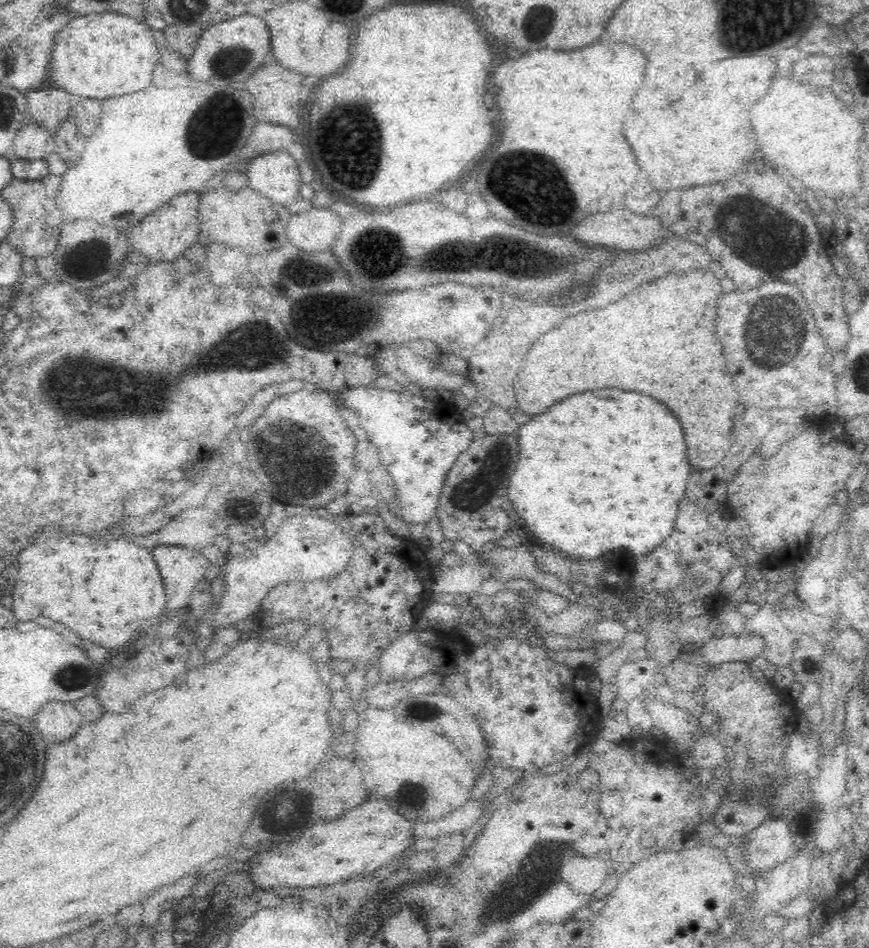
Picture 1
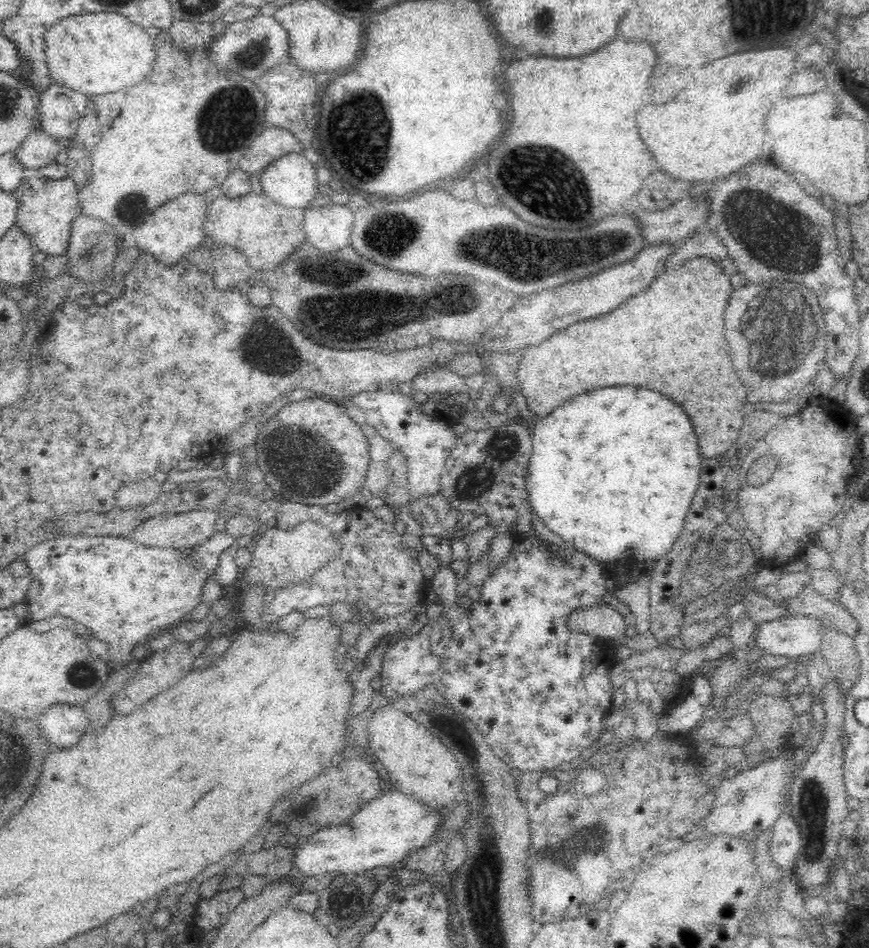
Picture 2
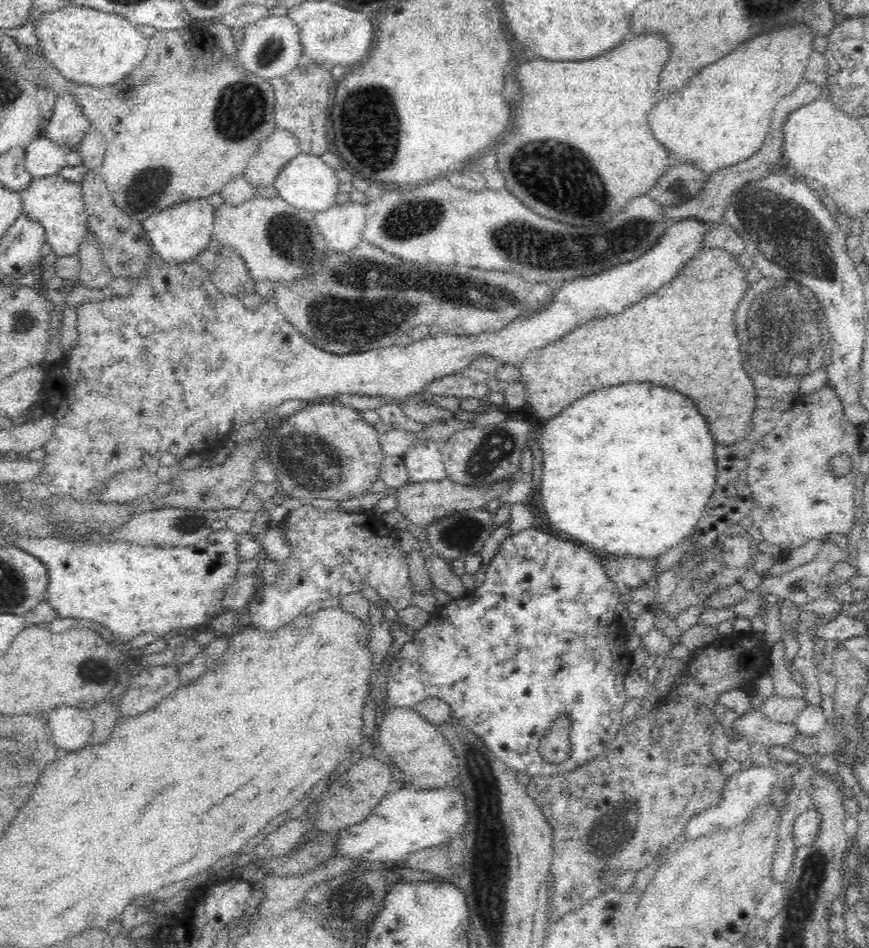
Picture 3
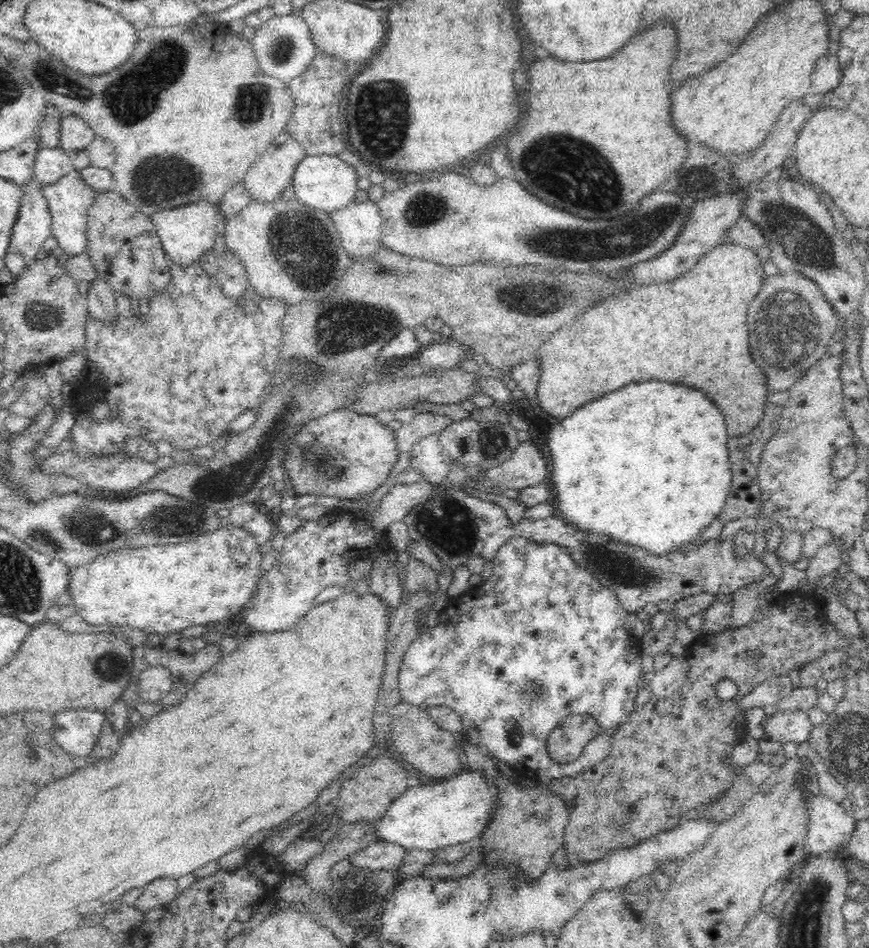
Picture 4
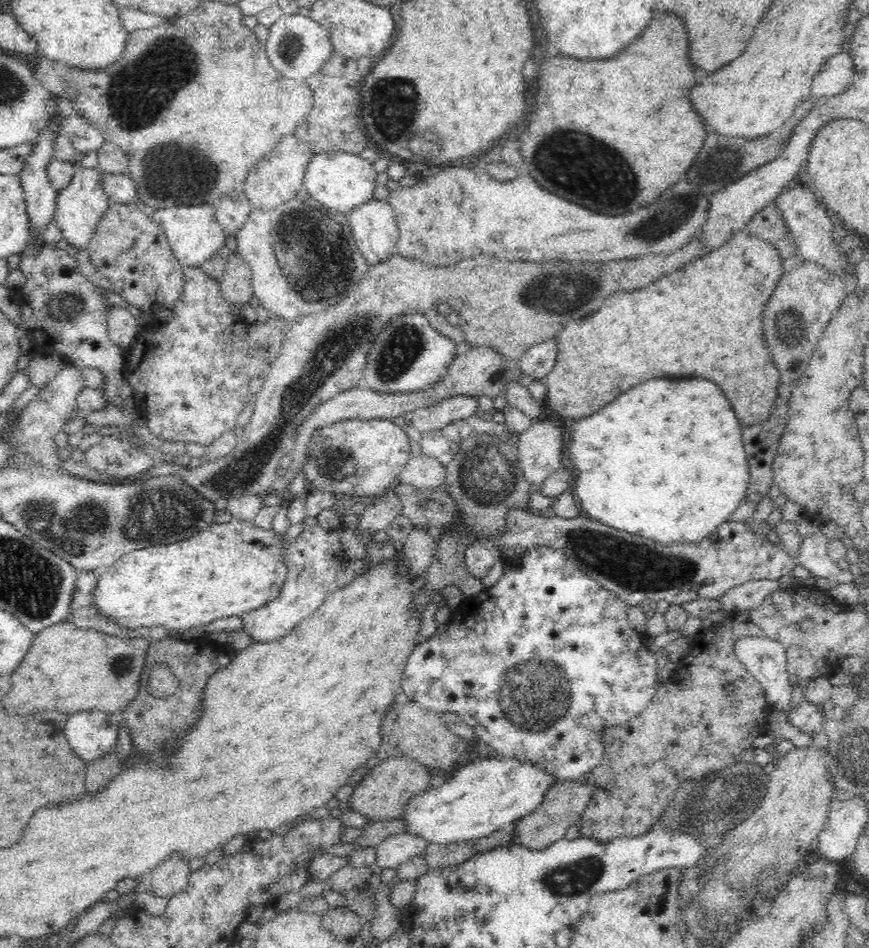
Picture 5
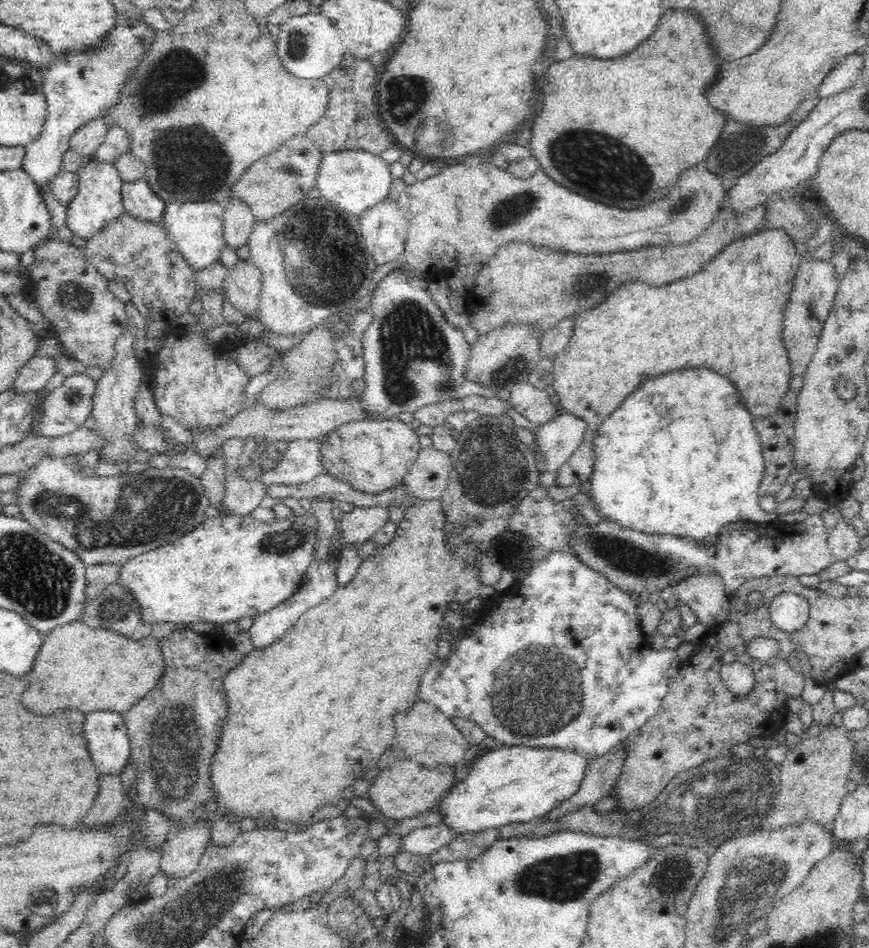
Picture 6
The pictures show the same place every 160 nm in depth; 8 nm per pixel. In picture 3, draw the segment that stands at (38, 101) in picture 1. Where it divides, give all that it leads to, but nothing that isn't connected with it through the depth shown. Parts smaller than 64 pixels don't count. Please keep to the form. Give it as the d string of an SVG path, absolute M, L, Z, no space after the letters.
M58 93L52 114L47 123L42 122L42 134L66 150L78 147L91 127L82 107L70 93Z

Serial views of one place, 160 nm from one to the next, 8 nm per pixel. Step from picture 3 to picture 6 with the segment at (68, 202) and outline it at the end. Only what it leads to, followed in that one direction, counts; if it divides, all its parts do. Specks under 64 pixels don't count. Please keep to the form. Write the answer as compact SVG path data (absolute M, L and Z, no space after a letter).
M86 159L76 173L79 178L78 192L66 206L68 217L65 226L74 235L88 240L125 212L121 191L124 180L112 163L96 159Z

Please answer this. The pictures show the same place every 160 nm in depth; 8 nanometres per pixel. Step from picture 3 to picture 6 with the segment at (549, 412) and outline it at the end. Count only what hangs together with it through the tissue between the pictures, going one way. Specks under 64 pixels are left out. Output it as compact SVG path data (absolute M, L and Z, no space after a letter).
M764 229L732 241L694 276L666 286L651 286L640 281L623 283L604 304L576 316L570 344L552 360L554 399L561 411L586 421L587 431L578 450L557 470L556 486L582 484L591 477L595 461L592 443L597 428L650 376L654 378L664 372L698 366L712 368L738 388L752 416L774 414L792 377L788 351L782 340L782 314L796 280L799 262L790 234L782 229Z

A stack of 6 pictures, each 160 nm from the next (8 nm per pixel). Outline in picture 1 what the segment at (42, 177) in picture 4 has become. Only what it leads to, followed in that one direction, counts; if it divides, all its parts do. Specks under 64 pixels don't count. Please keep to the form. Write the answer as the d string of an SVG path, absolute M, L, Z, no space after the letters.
M28 120L16 133L10 151L18 159L45 159L50 153L55 152L53 133Z

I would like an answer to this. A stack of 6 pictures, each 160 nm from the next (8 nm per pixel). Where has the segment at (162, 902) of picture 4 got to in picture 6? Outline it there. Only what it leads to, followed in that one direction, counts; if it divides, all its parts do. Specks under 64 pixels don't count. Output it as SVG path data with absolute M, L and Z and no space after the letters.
M209 818L190 827L171 836L161 850L159 870L166 878L182 878L192 874L210 844L212 822Z

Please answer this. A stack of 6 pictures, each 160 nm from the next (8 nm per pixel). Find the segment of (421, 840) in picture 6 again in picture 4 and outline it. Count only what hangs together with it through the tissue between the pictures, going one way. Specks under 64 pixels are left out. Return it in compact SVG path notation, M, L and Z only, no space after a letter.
M376 842L349 856L354 868L369 868L370 870L397 869L408 849L393 843Z

